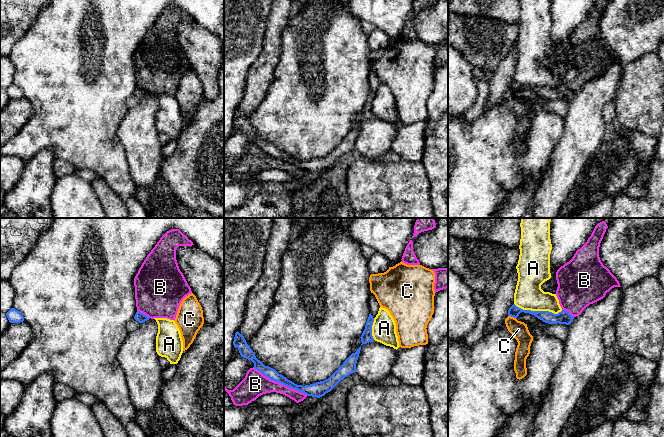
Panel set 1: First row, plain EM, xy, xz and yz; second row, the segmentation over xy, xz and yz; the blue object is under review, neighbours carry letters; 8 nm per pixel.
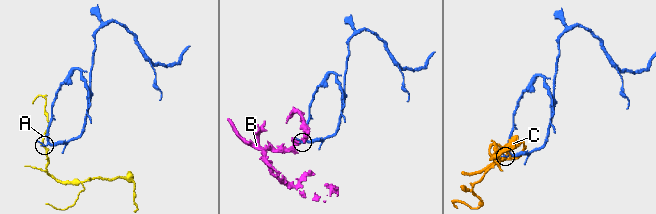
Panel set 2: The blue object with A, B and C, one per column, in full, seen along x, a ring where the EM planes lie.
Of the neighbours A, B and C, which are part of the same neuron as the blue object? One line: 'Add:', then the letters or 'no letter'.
Add: no letter

